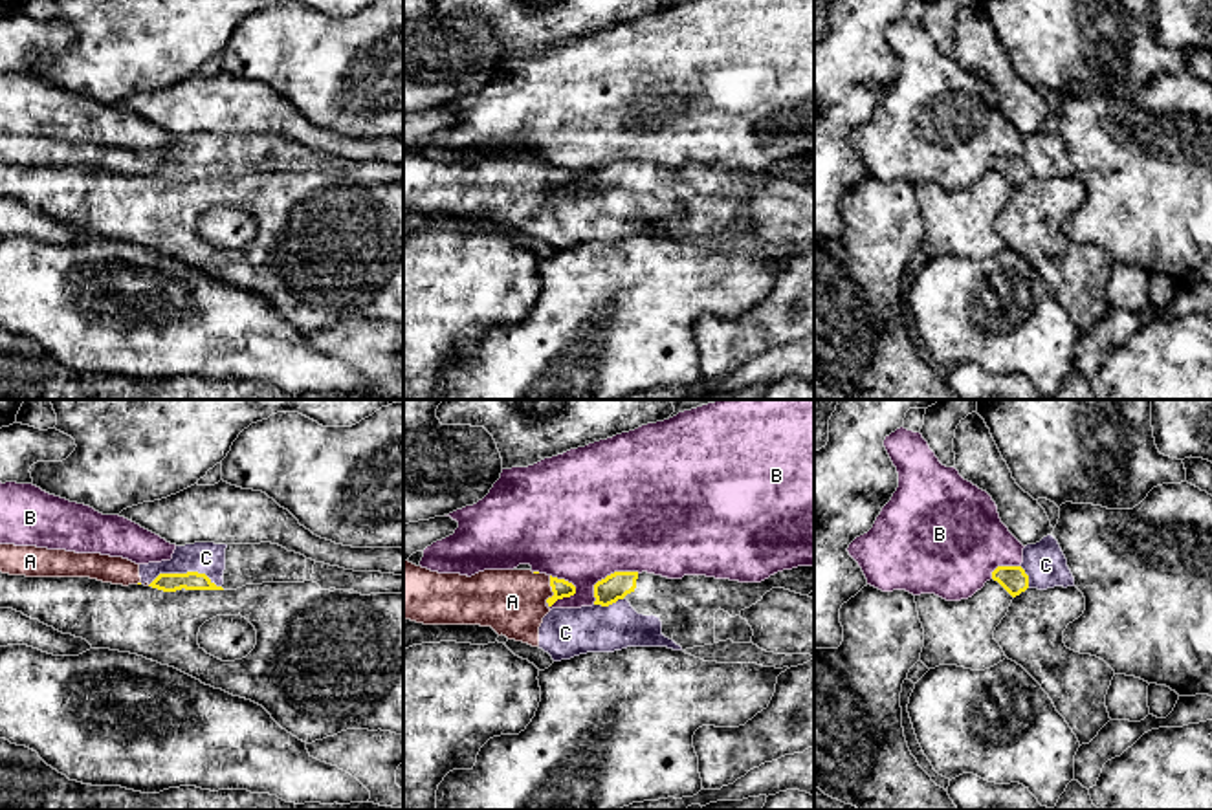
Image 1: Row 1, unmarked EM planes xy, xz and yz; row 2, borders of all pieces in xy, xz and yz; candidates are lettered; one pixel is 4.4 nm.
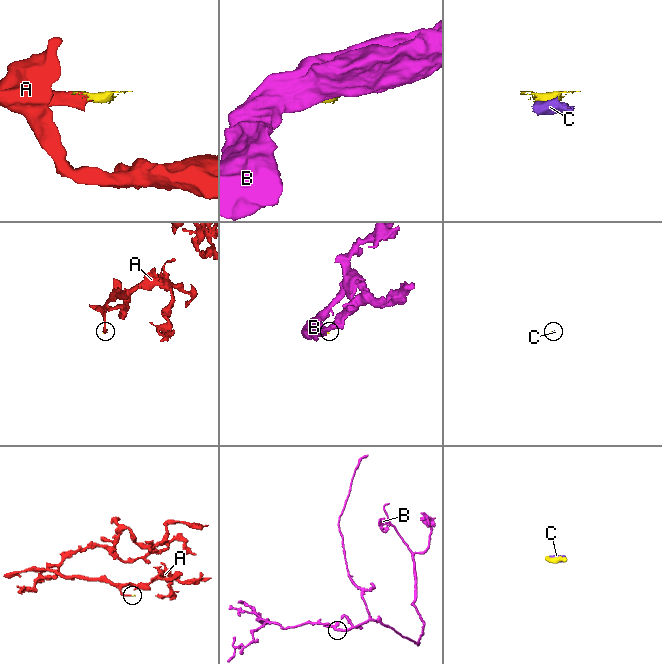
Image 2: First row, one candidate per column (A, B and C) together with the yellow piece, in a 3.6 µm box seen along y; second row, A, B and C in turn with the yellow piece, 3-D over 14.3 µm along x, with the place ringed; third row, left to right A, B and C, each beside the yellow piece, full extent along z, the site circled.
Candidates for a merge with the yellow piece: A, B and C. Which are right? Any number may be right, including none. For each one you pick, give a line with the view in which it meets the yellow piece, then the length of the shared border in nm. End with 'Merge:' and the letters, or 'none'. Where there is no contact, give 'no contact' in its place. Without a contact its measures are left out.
A: xz | 120 nm
C: xy | 320 nm
Merge: A, C

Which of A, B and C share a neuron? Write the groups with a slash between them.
A C / B

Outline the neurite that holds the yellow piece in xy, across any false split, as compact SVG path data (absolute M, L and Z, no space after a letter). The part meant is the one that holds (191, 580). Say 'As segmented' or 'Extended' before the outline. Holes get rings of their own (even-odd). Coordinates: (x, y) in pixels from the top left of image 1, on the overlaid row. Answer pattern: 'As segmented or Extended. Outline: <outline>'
Extended. Outline: M271 542L176 546L171 561L136 564L123 557L0 544L0 572L26 577L90 577L112 585L145 585L163 592L237 590L262 583L314 581L321 590L403 594L403 575L354 572L315 563Z

